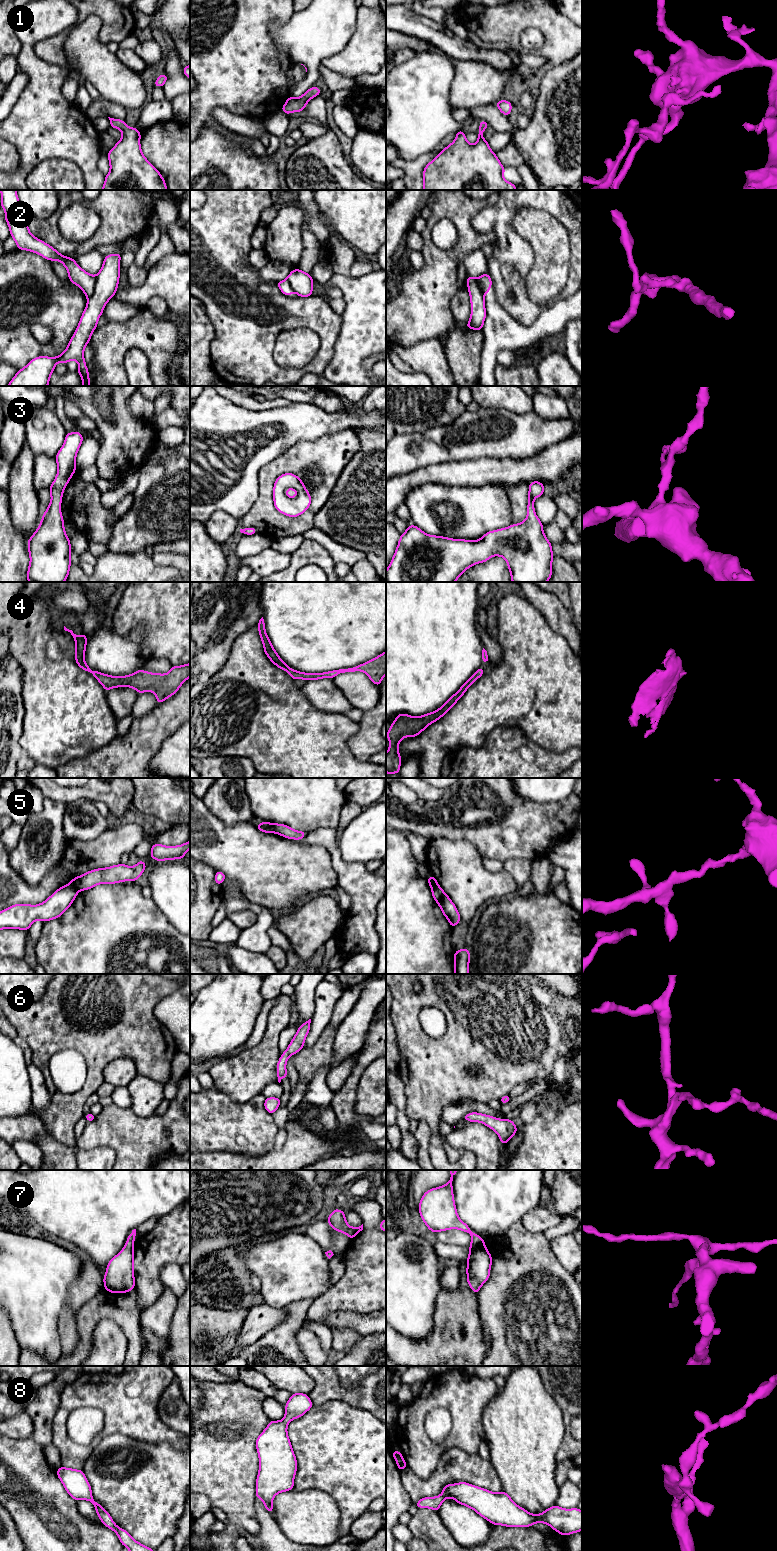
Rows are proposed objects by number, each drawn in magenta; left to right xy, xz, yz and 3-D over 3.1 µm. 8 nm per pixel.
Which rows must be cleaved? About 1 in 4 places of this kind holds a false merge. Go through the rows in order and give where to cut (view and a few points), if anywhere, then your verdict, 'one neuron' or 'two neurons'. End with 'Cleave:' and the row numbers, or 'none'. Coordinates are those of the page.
1: cut none; one neuron
2: cut xy (96, 276), (94, 291), (88, 298); two neurons
3: cut none; one neuron
4: cut none; one neuron
5: cut xz (268, 823), (274, 832); two neurons
6: cut none; one neuron
7: cut none; one neuron
8: cut none; one neuron
Cleave: 2, 5

